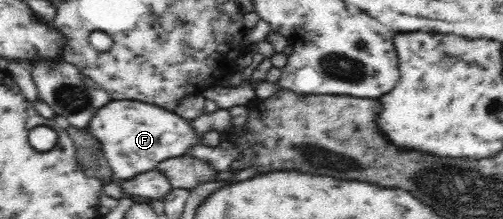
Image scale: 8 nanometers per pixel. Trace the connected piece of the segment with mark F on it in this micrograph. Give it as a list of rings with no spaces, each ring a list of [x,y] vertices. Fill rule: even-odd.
[[[112,100],[97,111],[86,128],[102,144],[104,158],[112,169],[113,177],[119,181],[131,180],[138,174],[155,169],[160,162],[168,158],[177,158],[187,154],[191,148],[202,144],[203,136],[203,134],[198,134],[189,121],[175,114],[174,111],[141,101]]]

